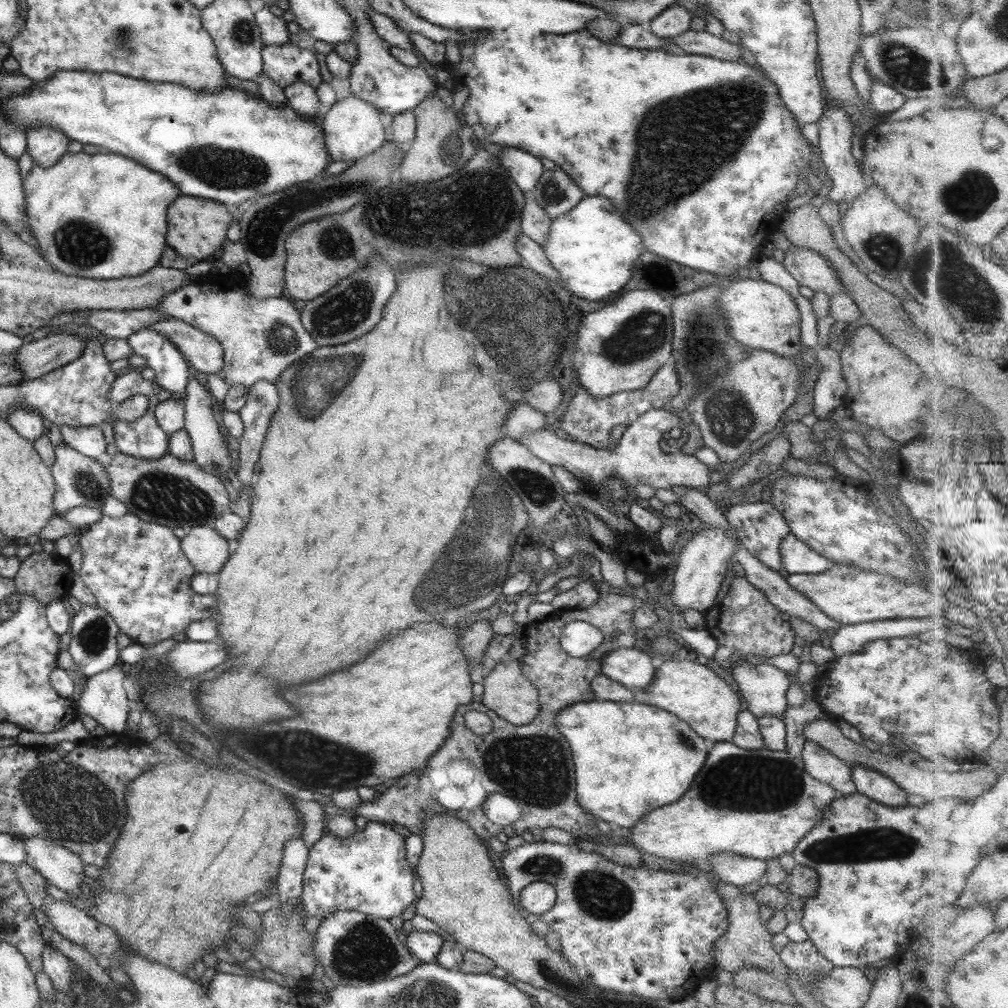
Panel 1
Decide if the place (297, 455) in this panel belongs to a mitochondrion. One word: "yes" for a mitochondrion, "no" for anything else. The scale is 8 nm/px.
no

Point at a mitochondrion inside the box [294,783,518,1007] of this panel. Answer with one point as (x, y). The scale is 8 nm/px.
(364, 952)

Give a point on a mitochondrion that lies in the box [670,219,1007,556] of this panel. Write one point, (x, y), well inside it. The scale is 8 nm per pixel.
(958, 281)

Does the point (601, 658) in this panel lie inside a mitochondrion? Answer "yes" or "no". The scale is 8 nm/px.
no

